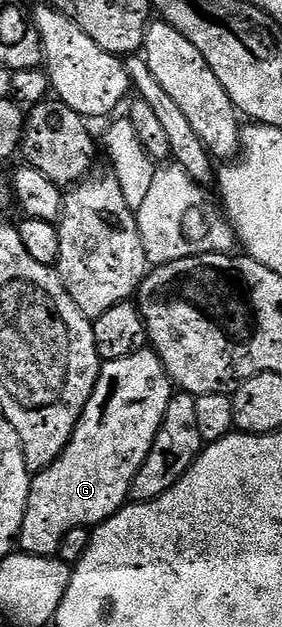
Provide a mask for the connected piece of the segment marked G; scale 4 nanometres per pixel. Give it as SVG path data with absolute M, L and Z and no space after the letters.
M152 349L110 359L102 366L95 389L73 430L71 441L50 467L32 476L19 536L22 552L27 555L56 556L61 550L63 537L67 537L71 529L95 528L126 506L131 485L147 453L151 453L151 445L163 425L167 405L174 393L175 384L165 371L163 361Z

